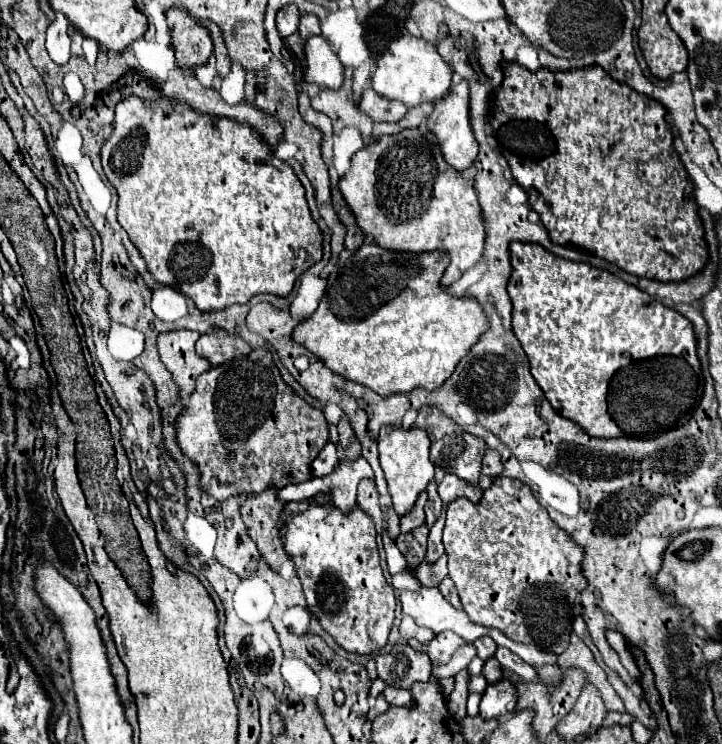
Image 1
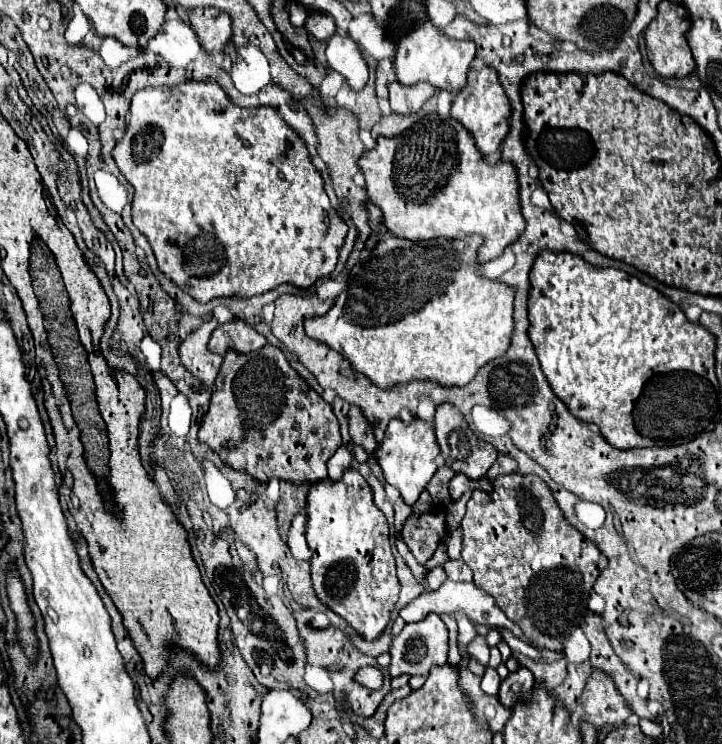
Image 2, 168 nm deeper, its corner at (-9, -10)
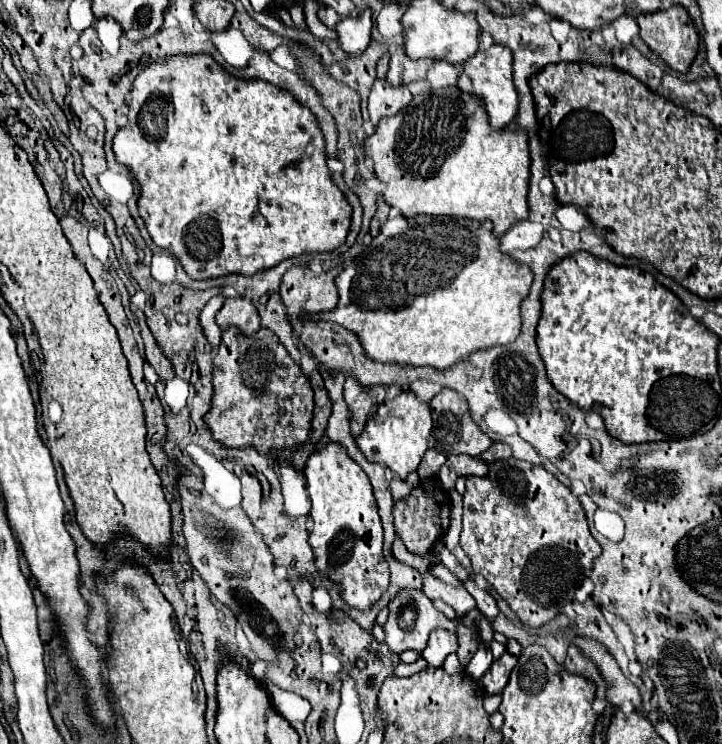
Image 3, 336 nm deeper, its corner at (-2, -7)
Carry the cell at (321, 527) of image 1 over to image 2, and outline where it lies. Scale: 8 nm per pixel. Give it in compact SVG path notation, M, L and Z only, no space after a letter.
M347 470L339 482L323 480L323 482L317 482L315 486L311 486L311 492L309 492L309 496L307 496L307 530L305 530L305 536L307 536L307 544L309 544L311 552L313 552L313 558L311 558L311 584L313 584L313 590L315 590L315 594L317 594L317 598L319 598L327 608L331 608L337 616L341 616L341 618L353 628L353 632L359 634L363 640L367 640L367 642L377 640L377 638L383 634L383 630L387 628L387 624L391 622L391 610L395 608L397 596L399 596L399 580L397 580L397 574L395 574L395 558L393 558L391 546L389 546L387 520L385 520L383 512L373 504L371 488L367 486L365 478L363 478L357 470Z

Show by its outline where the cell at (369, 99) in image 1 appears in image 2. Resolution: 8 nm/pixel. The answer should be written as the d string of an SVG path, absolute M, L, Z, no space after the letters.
M399 82L389 84L389 102L391 102L391 110L401 114L401 116L409 116L409 114L417 114L421 110L421 106L435 94L433 86L429 84L415 84L415 86L403 86Z

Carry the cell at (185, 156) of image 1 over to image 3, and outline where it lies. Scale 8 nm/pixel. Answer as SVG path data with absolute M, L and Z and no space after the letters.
M196 53L196 55L170 55L162 61L154 61L148 65L136 79L132 89L132 101L128 107L128 121L114 135L114 153L118 163L132 169L132 177L142 183L142 197L138 199L140 215L154 239L154 243L174 257L180 259L184 271L192 279L210 279L228 273L254 275L260 269L270 269L288 257L296 257L300 253L318 253L332 251L346 241L352 207L346 201L344 193L332 181L332 175L326 167L326 145L322 139L322 129L318 127L318 119L308 107L302 107L290 91L278 91L278 87L270 87L270 83L262 83L262 79L238 79L232 77L212 55Z

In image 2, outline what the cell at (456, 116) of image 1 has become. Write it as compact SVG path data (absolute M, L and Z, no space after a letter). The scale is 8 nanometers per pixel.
M489 66L473 68L467 74L467 86L453 96L453 104L451 104L451 118L461 122L465 126L465 130L471 132L477 150L481 150L481 154L485 154L485 158L489 154L497 152L501 140L505 138L505 134L509 130L509 124L507 124L509 112L511 112L511 106L505 96L505 90L499 84L497 72Z

